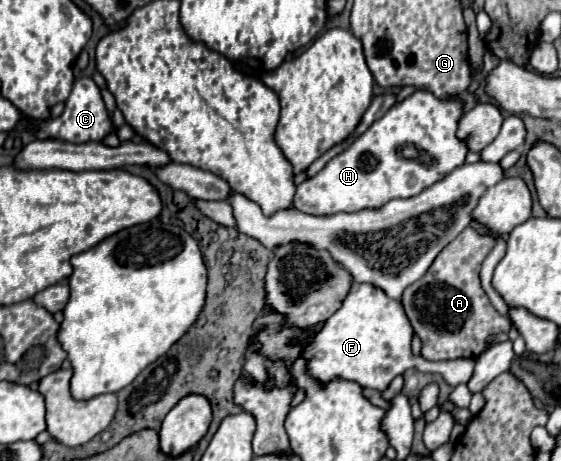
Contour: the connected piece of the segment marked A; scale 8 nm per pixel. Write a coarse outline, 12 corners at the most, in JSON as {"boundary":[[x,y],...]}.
{"boundary":[[468,226],[404,290],[422,358],[478,358],[510,320],[480,286]]}

